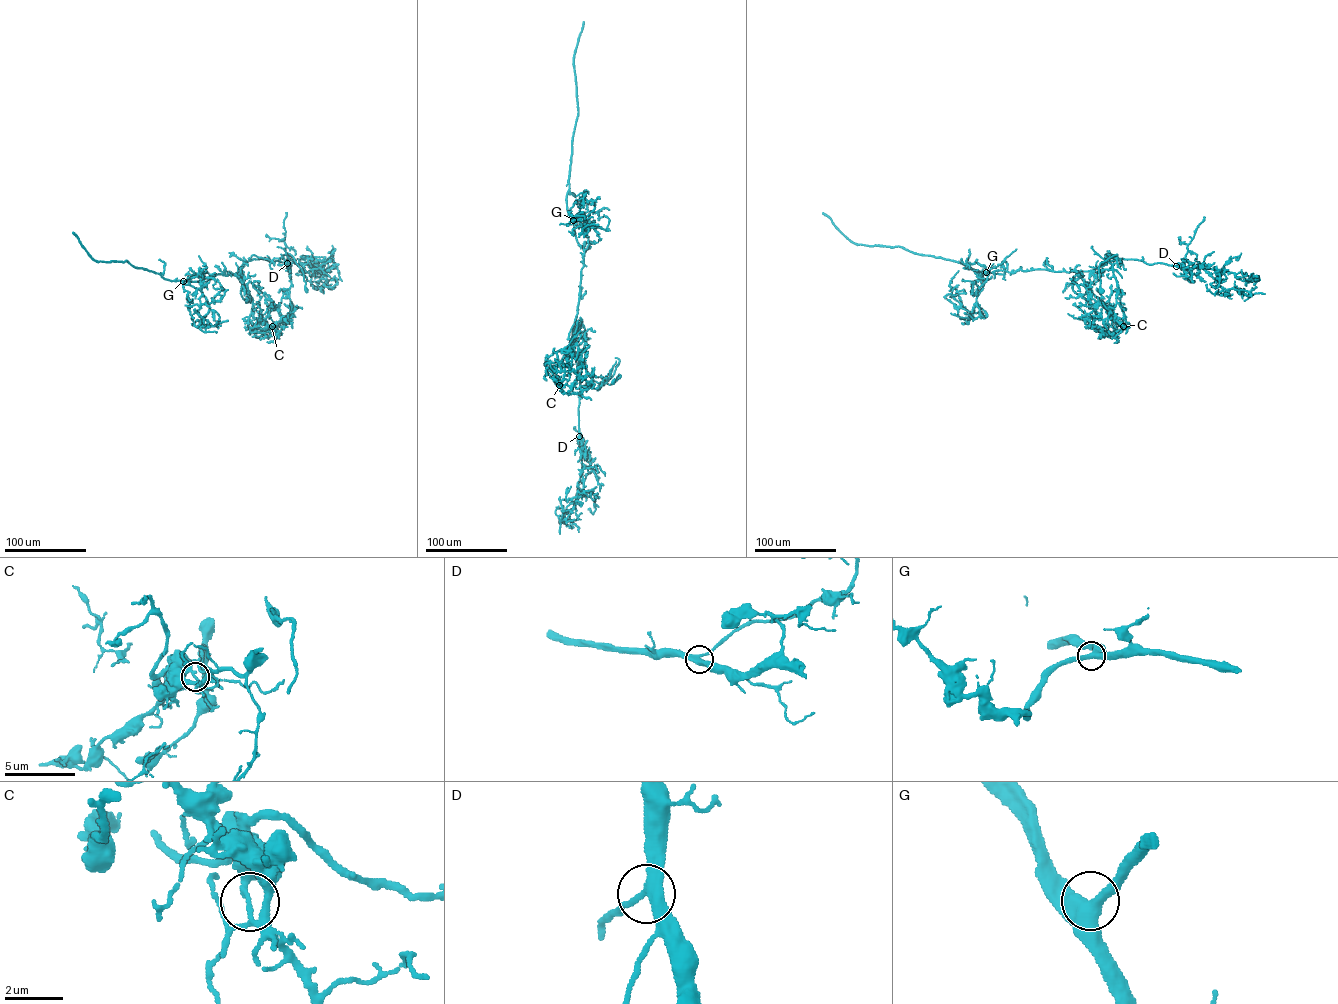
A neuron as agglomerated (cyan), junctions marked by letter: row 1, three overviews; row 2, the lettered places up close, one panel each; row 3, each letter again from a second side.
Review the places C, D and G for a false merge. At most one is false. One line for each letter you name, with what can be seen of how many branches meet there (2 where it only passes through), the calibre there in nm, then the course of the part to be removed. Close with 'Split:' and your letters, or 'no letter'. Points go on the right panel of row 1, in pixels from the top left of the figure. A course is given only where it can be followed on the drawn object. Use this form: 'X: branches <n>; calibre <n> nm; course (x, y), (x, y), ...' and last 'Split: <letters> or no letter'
C: branches 3; calibre 130 nm; course (1123, 326), (1128, 323), (1116, 301), (1119, 288), (1112, 271), (1117, 254), (1100, 263), (1098, 268), (1102, 293)
Split: C

